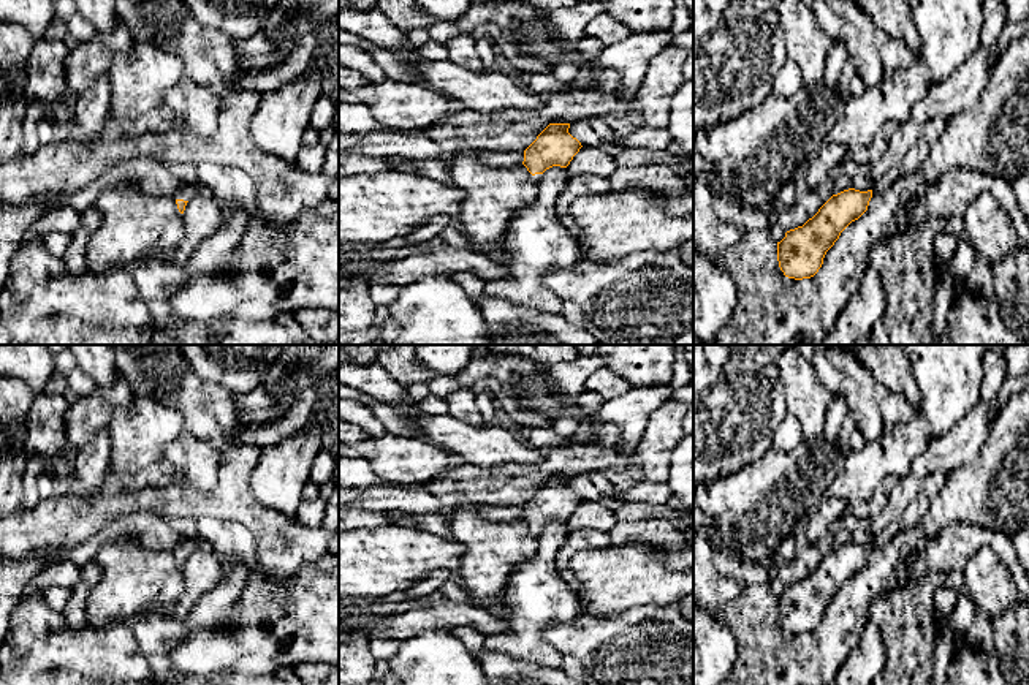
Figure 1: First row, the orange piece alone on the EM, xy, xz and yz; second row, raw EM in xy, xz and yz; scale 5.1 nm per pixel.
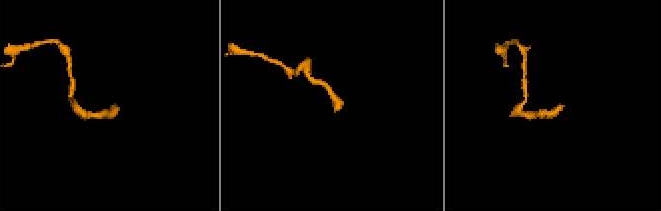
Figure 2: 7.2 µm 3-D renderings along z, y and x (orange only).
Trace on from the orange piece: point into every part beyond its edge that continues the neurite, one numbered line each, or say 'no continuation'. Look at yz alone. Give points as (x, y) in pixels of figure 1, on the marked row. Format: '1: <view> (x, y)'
1: yz (914, 158)

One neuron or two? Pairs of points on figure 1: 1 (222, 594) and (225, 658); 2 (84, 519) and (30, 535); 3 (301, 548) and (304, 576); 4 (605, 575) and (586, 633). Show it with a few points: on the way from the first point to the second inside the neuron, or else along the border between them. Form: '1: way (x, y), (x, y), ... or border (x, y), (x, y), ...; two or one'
1: border (241, 597), (230, 628), (193, 628), (187, 635); two
2: way (72, 519), (54, 522), (43, 529); one
3: border (309, 562), (292, 570); two
4: border (583, 608), (600, 616), (616, 616), (629, 609); two

